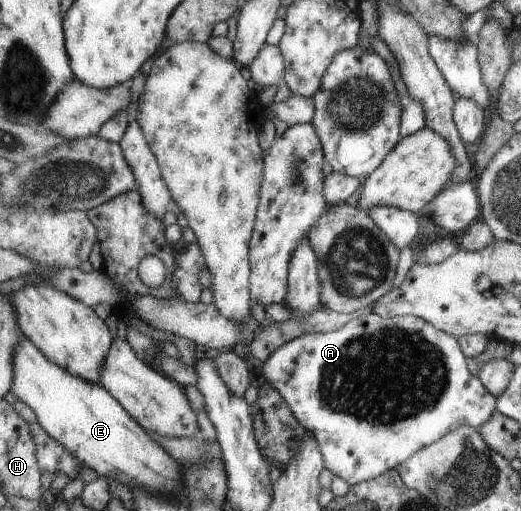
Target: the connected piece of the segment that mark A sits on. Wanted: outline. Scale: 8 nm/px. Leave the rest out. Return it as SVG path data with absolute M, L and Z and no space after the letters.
M370 313L353 318L338 331L304 333L284 343L271 353L262 365L261 375L274 389L282 393L284 399L291 405L294 415L297 415L298 421L318 439L322 455L324 455L324 461L326 461L326 469L330 470L333 475L341 477L350 487L363 481L376 479L382 473L398 468L404 461L408 461L414 453L418 453L420 449L440 441L444 435L456 431L458 427L467 425L479 428L480 425L492 419L492 415L494 415L498 405L497 397L488 391L488 388L479 377L472 375L472 370L468 367L468 357L464 355L464 351L462 351L462 347L458 343L458 338L438 329L430 321L412 315L385 318L376 313Z

